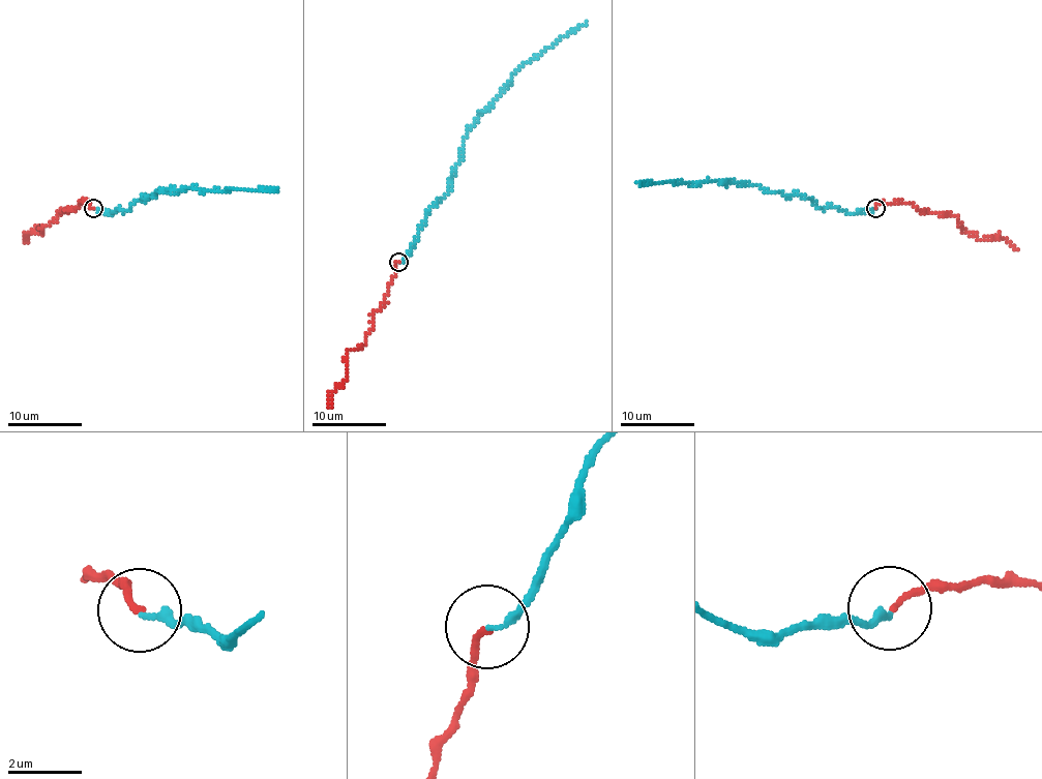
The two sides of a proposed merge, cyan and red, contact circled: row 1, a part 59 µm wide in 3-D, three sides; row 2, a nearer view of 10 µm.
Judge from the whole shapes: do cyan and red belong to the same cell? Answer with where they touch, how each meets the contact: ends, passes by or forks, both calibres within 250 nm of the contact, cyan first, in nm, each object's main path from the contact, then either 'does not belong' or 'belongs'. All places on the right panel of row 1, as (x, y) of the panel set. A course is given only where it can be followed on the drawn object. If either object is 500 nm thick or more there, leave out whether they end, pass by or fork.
place (875, 208); cyan ends; red ends; calibres 200 and 170 nm; course cyan (874, 209), (853, 212), (830, 206), (819, 207), (805, 196), (785, 196), (737, 183), (708, 180), (636, 183); course red (874, 207), (906, 203), (923, 212), (953, 215), (969, 234), (987, 239), (1002, 238), (1017, 250); belongs

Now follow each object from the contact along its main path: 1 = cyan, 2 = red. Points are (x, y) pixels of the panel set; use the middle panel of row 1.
1: (398, 261), (406, 258), (424, 216), (449, 190), (462, 138), (473, 121), (526, 63), (587, 22)
2: (398, 261), (389, 292), (373, 316), (366, 339), (346, 357), (348, 376), (334, 390), (329, 407)

